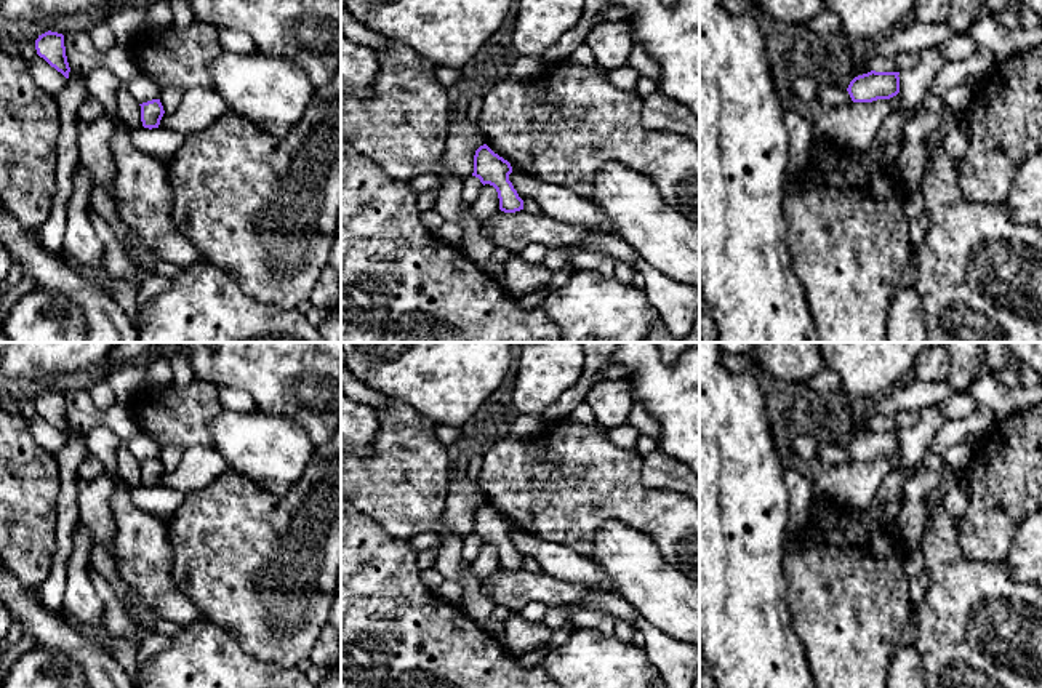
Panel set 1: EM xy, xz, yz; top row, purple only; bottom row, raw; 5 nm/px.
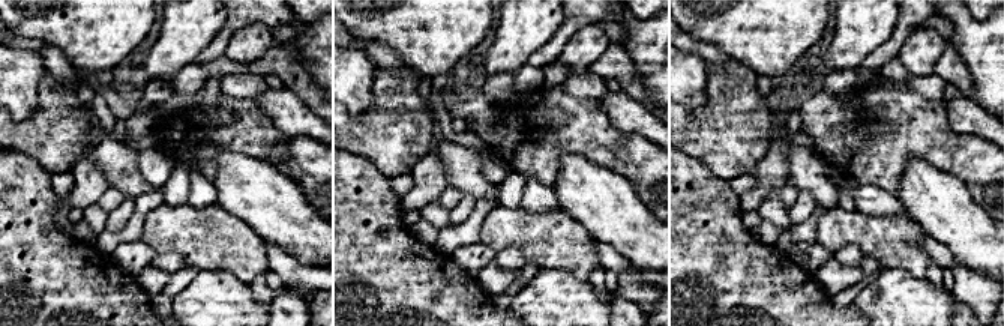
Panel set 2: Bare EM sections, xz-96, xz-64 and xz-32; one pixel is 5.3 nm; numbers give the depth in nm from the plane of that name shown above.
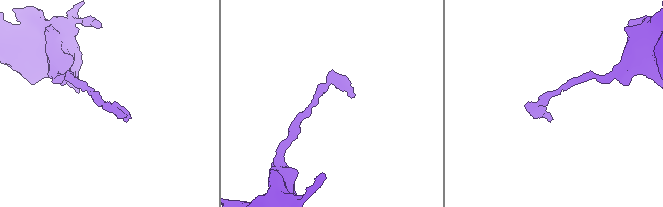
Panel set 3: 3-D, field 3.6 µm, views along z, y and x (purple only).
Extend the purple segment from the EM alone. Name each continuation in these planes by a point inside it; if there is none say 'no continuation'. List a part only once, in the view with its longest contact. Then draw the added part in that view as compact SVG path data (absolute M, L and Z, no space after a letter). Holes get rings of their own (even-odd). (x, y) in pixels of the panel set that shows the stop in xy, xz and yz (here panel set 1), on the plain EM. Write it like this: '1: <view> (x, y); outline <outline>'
no continuation

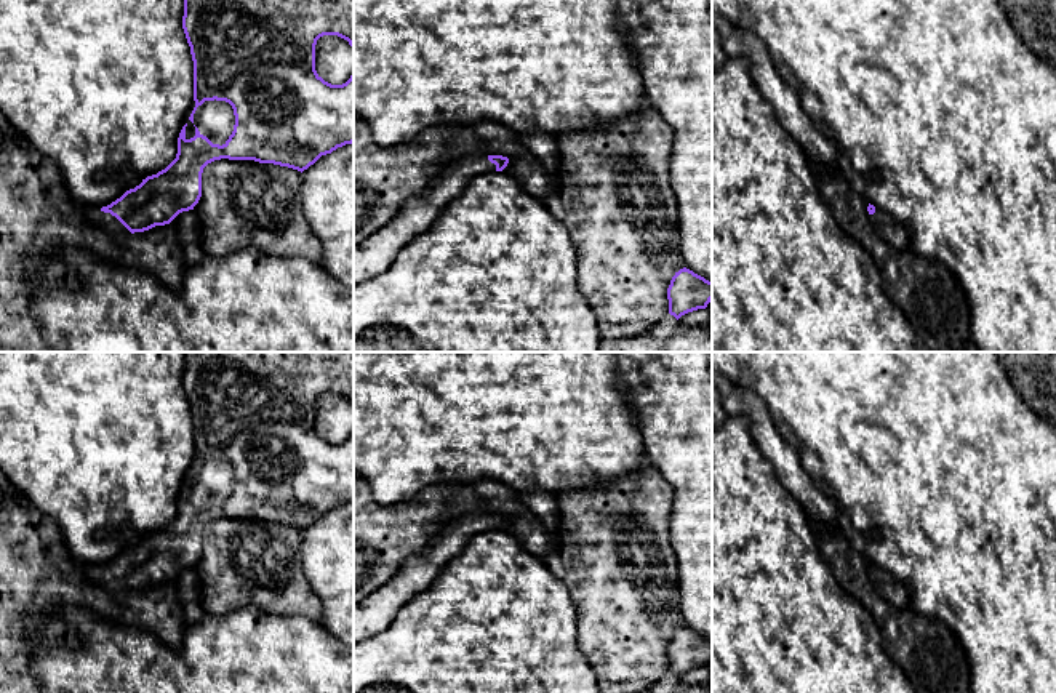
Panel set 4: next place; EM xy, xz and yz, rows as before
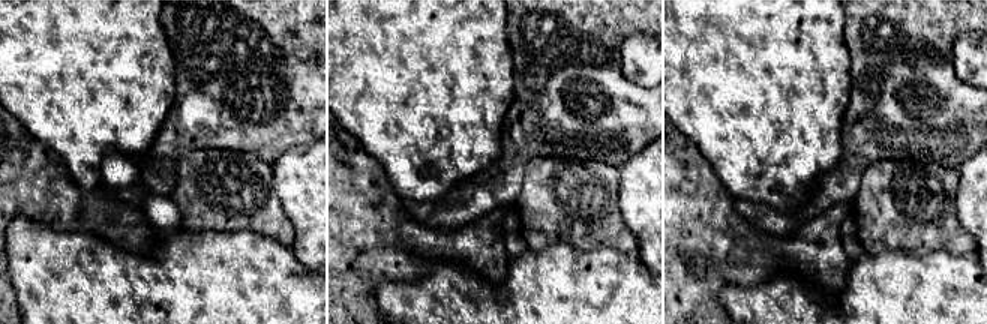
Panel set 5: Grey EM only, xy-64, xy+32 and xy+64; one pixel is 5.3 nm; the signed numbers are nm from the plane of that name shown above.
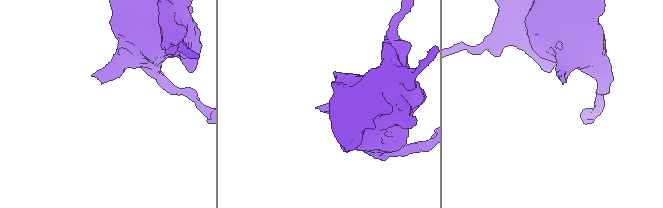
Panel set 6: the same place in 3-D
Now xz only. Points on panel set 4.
1: xz (378, 612); outline M466 512L445 525L421 555L408 560L384 587L354 608L354 643L384 631L398 610L427 589L472 536L490 530L496 530L496 523L486 512Z

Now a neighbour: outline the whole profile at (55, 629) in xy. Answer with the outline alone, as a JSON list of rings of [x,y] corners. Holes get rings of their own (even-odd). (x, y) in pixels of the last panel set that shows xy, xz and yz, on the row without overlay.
[[[50,618],[45,623],[42,629],[42,639],[46,643],[58,643],[58,642],[67,643],[67,645],[78,643],[77,632],[59,618]]]

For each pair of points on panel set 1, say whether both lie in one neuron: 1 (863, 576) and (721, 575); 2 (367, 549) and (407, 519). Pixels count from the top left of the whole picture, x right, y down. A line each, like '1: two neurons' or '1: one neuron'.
1: two neurons
2: two neurons

